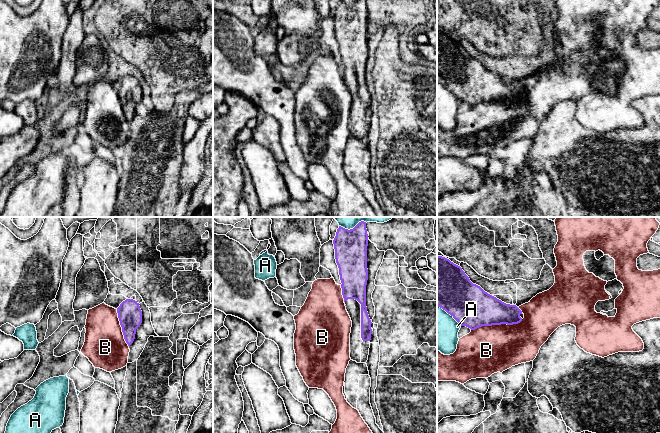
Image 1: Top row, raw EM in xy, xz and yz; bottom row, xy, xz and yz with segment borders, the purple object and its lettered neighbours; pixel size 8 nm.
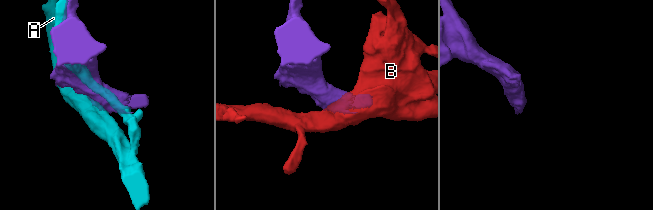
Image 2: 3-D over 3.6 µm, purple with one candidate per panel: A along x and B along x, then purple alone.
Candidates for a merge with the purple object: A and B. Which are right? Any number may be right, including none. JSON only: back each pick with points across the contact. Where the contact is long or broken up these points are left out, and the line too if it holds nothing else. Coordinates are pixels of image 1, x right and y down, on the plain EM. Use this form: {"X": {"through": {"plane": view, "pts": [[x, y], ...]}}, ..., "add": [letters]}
{"add": []}

